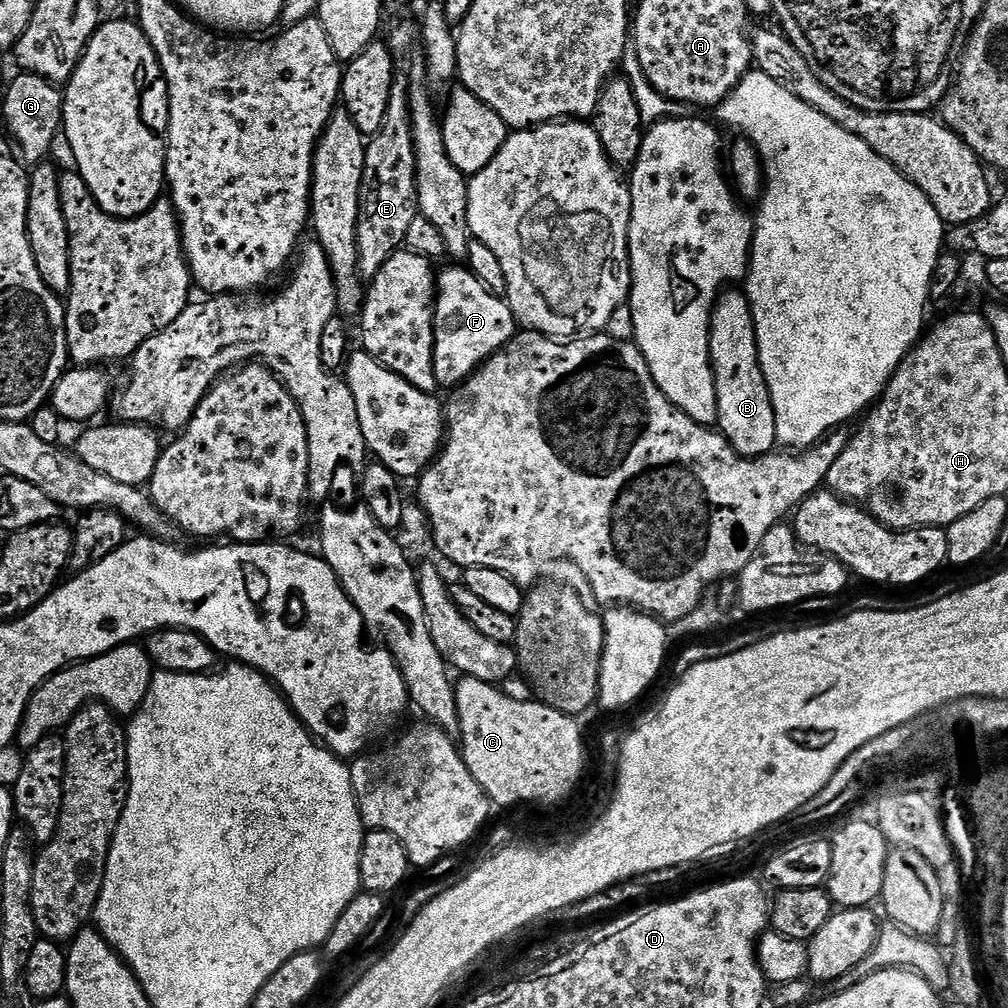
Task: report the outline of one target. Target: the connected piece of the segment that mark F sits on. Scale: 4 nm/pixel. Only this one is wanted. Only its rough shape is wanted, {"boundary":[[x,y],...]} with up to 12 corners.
{"boundary":[[464,266],[437,277],[434,372],[463,384],[518,331]]}

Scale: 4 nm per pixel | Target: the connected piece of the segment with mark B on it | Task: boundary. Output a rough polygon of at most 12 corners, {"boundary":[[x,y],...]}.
{"boundary":[[747,295],[712,307],[719,431],[740,456],[777,447]]}

